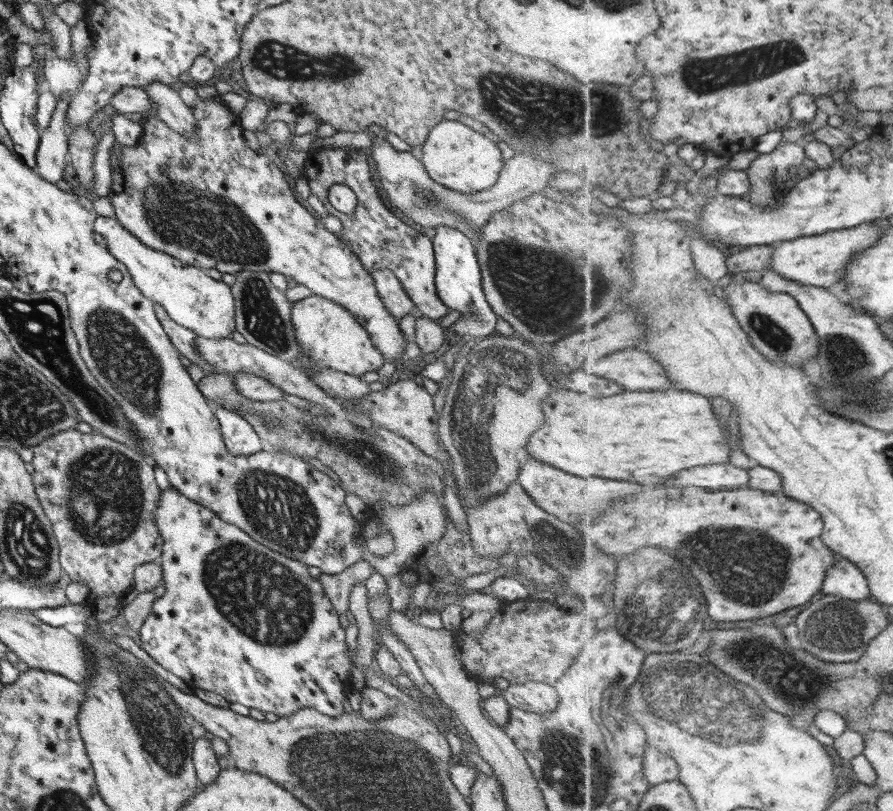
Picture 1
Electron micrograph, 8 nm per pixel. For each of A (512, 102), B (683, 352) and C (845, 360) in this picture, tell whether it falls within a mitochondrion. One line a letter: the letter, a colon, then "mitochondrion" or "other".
A: mitochondrion
B: other
C: mitochondrion

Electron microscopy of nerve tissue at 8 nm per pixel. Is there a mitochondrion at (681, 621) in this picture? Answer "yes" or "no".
yes

